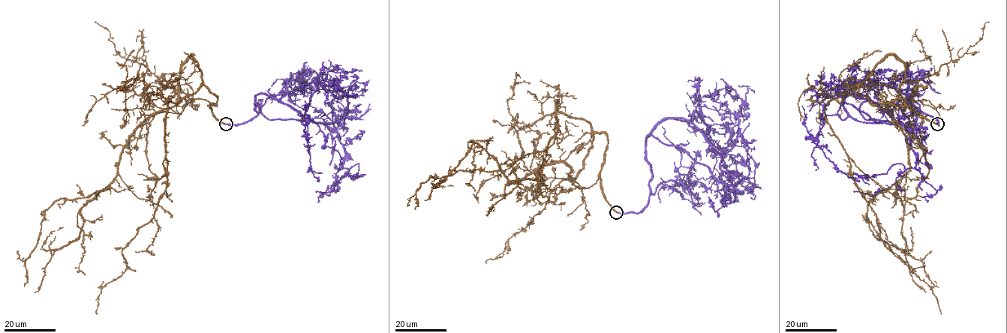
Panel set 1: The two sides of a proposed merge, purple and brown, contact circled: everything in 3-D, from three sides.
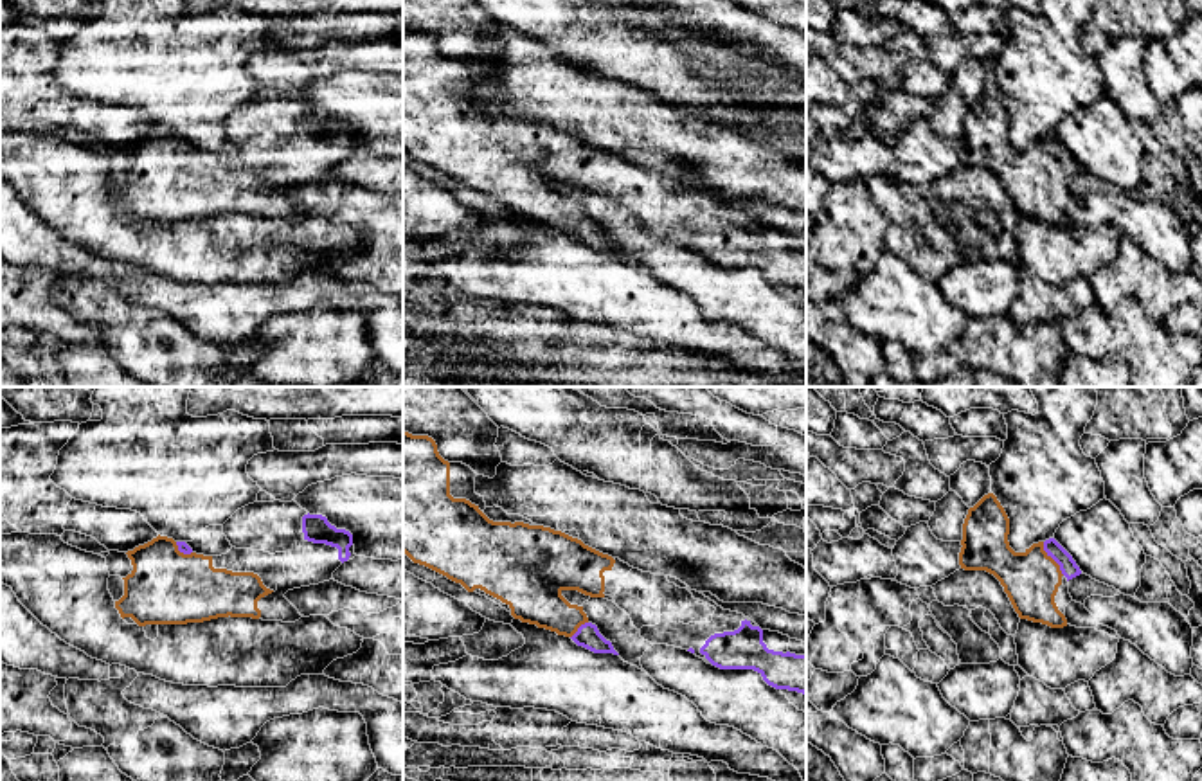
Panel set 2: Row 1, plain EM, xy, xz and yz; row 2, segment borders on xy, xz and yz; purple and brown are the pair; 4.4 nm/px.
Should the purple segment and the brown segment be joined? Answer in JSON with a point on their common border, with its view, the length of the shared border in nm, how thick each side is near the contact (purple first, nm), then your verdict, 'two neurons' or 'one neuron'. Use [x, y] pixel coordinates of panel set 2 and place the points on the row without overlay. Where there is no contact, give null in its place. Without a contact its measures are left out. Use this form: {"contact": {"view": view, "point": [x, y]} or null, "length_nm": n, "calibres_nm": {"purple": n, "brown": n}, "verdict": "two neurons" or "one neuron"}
{"contact": {"view": "yz", "point": [1051, 153]}, "length_nm": 180, "calibres_nm": {"purple": 80, "brown": 240}, "verdict": "one neuron"}

